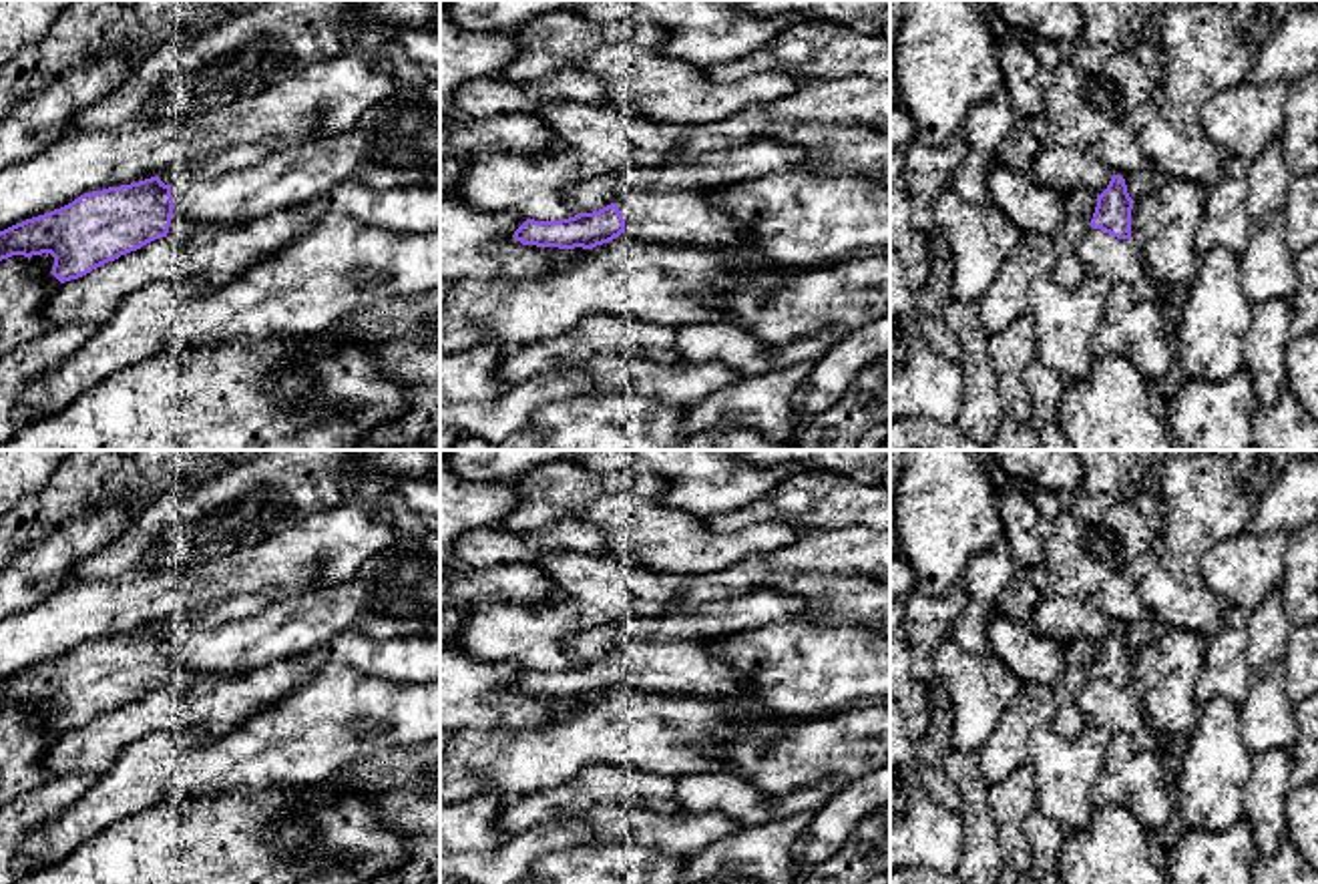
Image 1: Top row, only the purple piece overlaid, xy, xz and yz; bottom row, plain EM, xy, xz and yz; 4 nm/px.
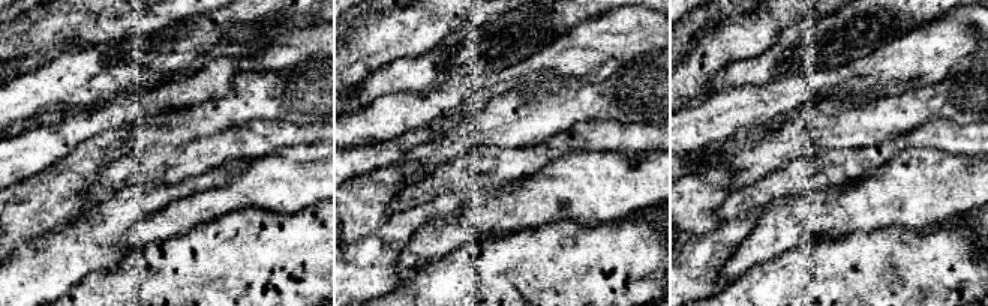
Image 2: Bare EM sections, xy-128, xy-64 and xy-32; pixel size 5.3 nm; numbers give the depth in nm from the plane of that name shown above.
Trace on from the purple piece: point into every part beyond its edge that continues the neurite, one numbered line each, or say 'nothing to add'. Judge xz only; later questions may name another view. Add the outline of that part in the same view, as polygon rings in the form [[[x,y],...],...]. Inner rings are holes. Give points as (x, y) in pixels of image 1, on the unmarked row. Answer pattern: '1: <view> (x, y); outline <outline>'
1: xz (698, 668); outline [[[683,639],[665,645],[625,641],[615,655],[625,683],[663,695],[743,699],[751,683],[741,677],[717,647],[719,639]]]

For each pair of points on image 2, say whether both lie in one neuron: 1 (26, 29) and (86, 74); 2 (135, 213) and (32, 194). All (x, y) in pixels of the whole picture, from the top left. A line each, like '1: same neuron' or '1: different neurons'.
1: different neurons
2: different neurons

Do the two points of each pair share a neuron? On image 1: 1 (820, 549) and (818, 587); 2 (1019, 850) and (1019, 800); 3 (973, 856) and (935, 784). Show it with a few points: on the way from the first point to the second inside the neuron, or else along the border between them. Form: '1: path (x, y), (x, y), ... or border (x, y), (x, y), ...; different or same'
1: border (774, 571), (866, 573); different
2: path (1015, 838), (1015, 812); same
3: border (941, 762), (957, 790), (961, 810); different

